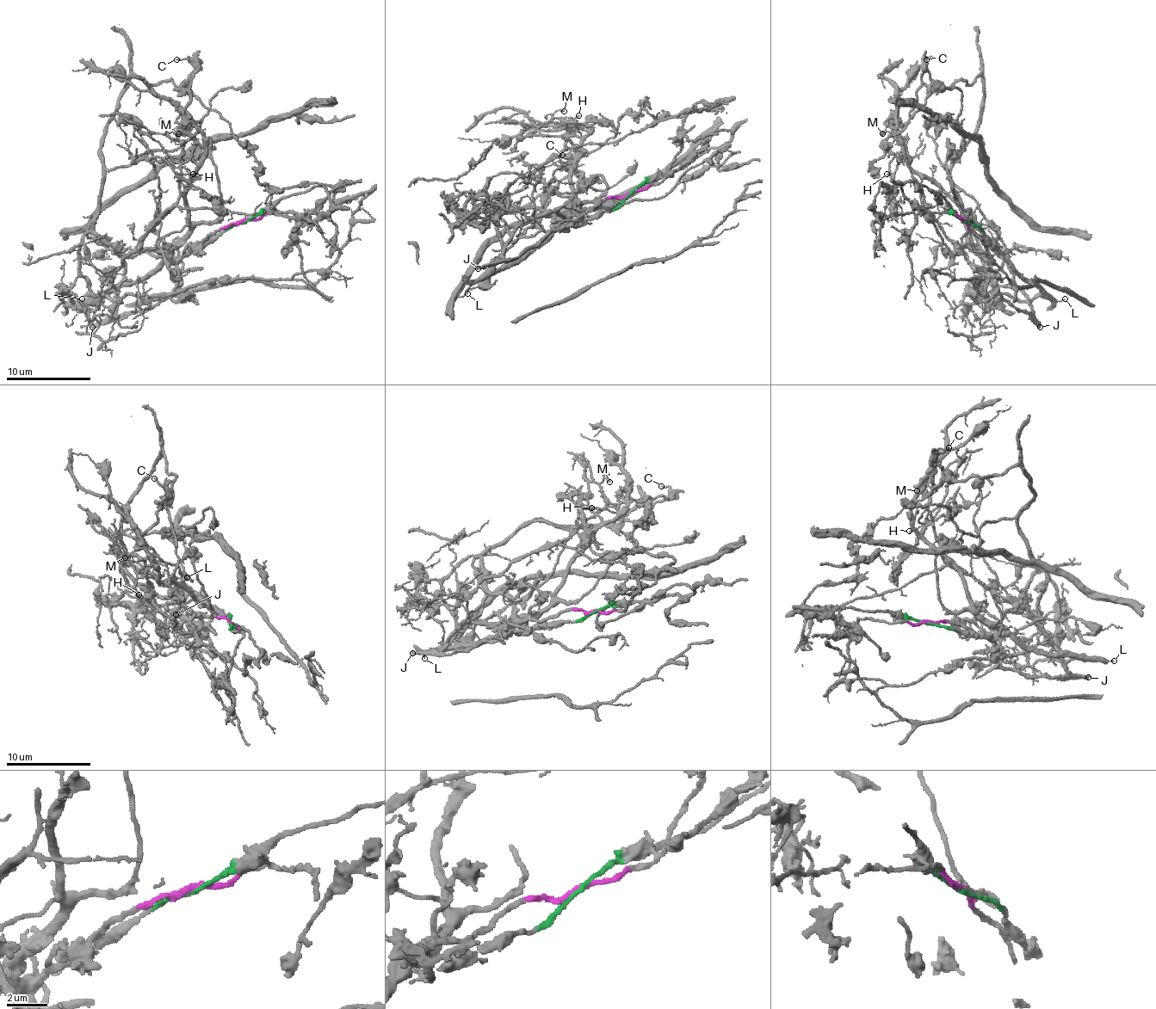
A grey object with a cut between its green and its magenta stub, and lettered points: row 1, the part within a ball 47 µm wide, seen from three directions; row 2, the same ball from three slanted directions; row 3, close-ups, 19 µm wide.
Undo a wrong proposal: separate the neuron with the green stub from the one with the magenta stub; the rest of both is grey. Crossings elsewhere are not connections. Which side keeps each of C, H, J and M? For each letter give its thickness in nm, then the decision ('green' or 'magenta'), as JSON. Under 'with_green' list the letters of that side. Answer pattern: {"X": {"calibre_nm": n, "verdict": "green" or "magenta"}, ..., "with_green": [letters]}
{"C": {"calibre_nm": 140, "verdict": "magenta"}, "H": {"calibre_nm": 110, "verdict": "green"}, "J": {"calibre_nm": 360, "verdict": "magenta"}, "M": {"calibre_nm": 150, "verdict": "magenta"}, "with_green": ["H"]}

